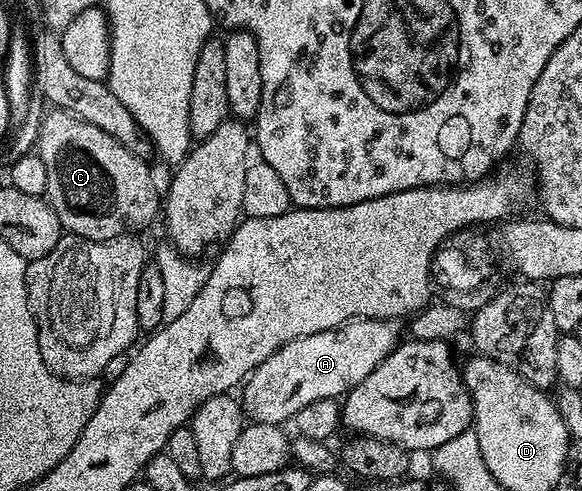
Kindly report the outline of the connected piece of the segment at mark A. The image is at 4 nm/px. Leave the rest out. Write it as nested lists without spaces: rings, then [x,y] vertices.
[[[350,318],[327,332],[315,332],[283,344],[245,379],[239,401],[246,419],[272,426],[288,423],[311,400],[340,399],[355,388],[399,344],[396,321],[387,318]]]

